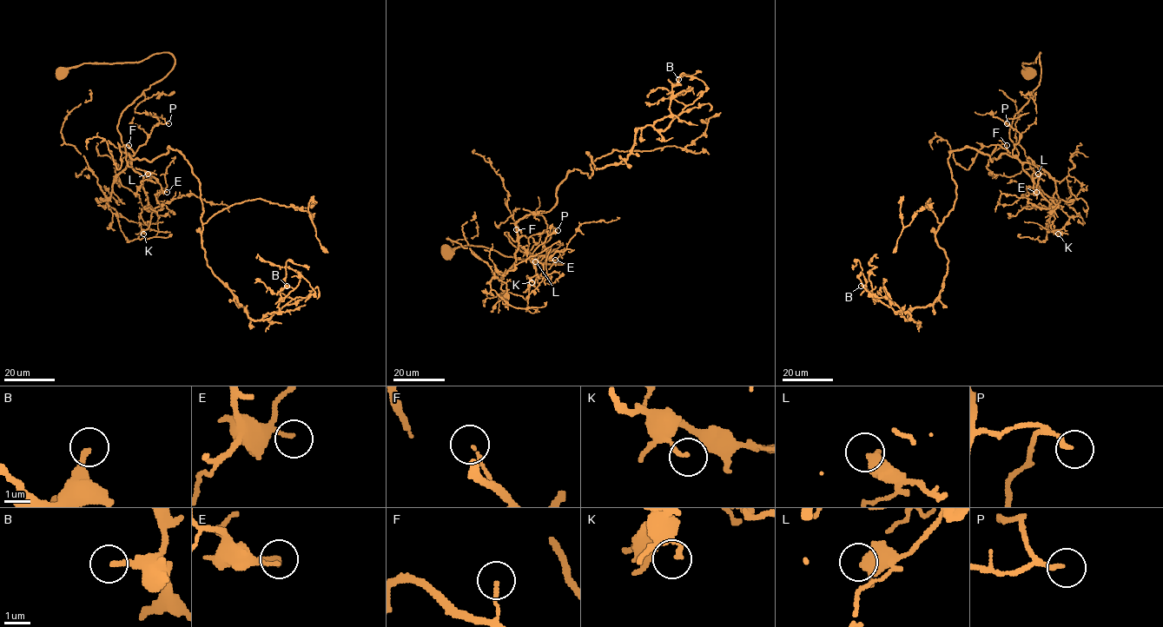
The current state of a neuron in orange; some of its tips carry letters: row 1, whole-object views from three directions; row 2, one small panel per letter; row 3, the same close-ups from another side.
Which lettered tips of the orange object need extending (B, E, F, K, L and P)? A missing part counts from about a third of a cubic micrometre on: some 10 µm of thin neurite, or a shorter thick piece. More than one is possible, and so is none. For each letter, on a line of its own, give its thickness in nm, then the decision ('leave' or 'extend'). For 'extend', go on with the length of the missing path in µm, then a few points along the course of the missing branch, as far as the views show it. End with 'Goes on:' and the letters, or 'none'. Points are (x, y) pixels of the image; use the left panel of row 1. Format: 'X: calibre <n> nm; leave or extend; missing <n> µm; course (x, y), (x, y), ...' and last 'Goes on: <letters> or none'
B: calibre 240 nm; leave
E: calibre 110 nm; leave
F: calibre 110 nm; leave
K: calibre 150 nm; leave
L: calibre 600 nm; leave
P: calibre 180 nm; extend; missing 35 µm; course (168, 123), (175, 125), (177, 122), (188, 122), (207, 135), (223, 135), (236, 125)
Goes on: P

